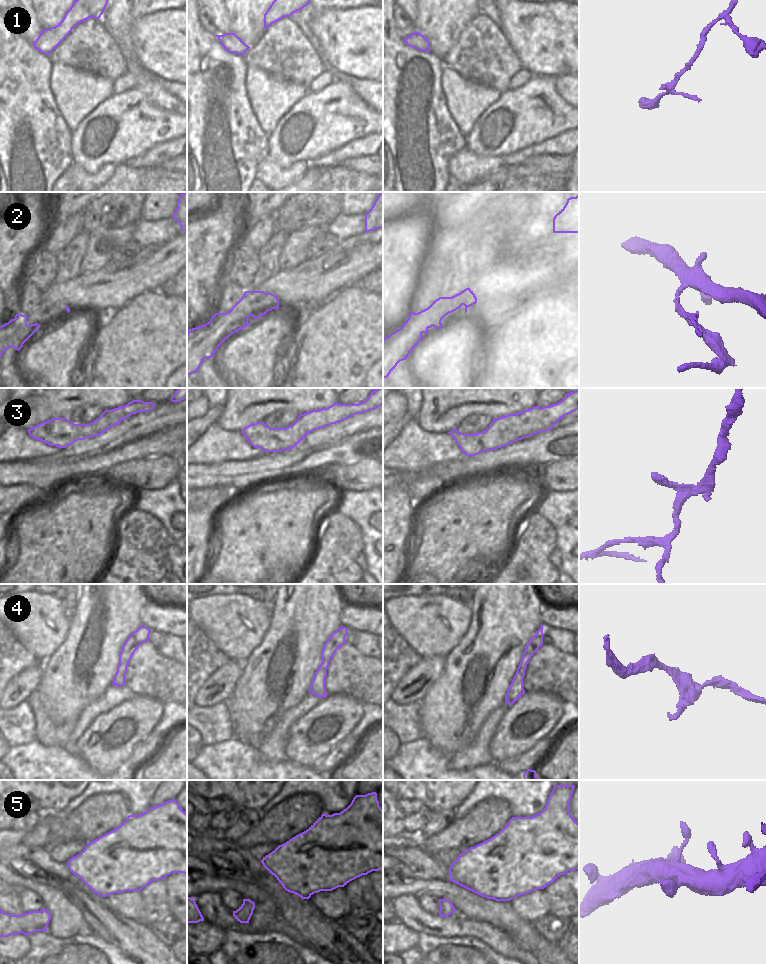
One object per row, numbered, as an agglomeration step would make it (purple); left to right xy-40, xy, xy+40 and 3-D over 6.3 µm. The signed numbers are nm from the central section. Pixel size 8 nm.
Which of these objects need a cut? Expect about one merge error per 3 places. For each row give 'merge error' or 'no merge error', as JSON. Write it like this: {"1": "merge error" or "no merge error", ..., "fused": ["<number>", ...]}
{"1": "no merge error", "2": "merge error", "3": "no merge error", "4": "no merge error", "5": "no merge error", "fused": ["2"]}

